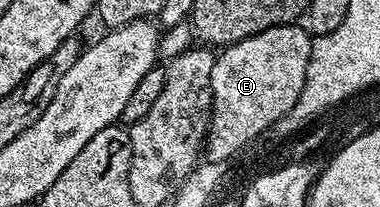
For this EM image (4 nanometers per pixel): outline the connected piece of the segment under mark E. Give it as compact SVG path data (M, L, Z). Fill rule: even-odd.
M285 23L283 27L264 29L232 43L215 58L212 65L212 97L214 109L210 112L210 130L206 133L204 155L207 160L225 164L233 155L241 156L273 123L281 124L293 112L304 88L308 73L312 36L305 26Z

